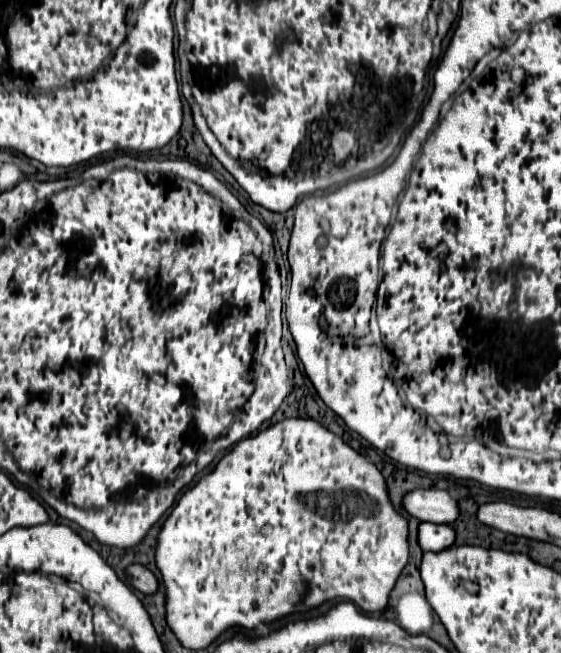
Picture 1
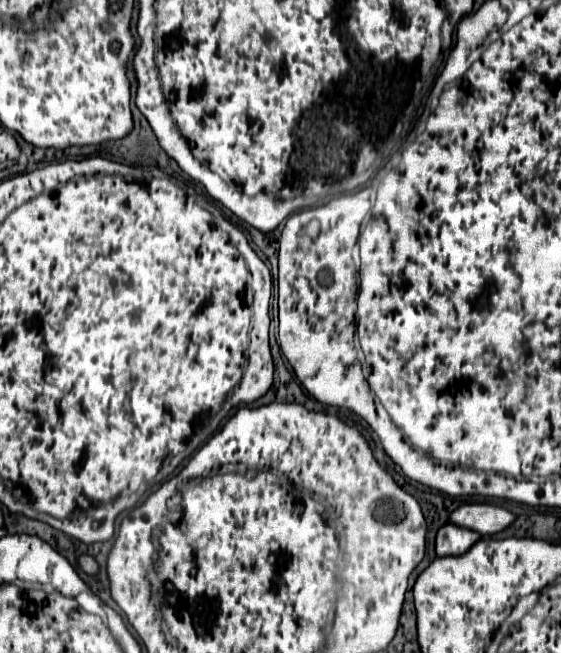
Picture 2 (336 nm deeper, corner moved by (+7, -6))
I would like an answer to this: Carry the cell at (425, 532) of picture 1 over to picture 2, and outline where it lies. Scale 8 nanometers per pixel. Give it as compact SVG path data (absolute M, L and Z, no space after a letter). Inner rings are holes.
M444 524L436 534L436 554L460 556L468 552L478 540L480 540L480 534L472 530L464 530L462 526L456 526L456 524Z

